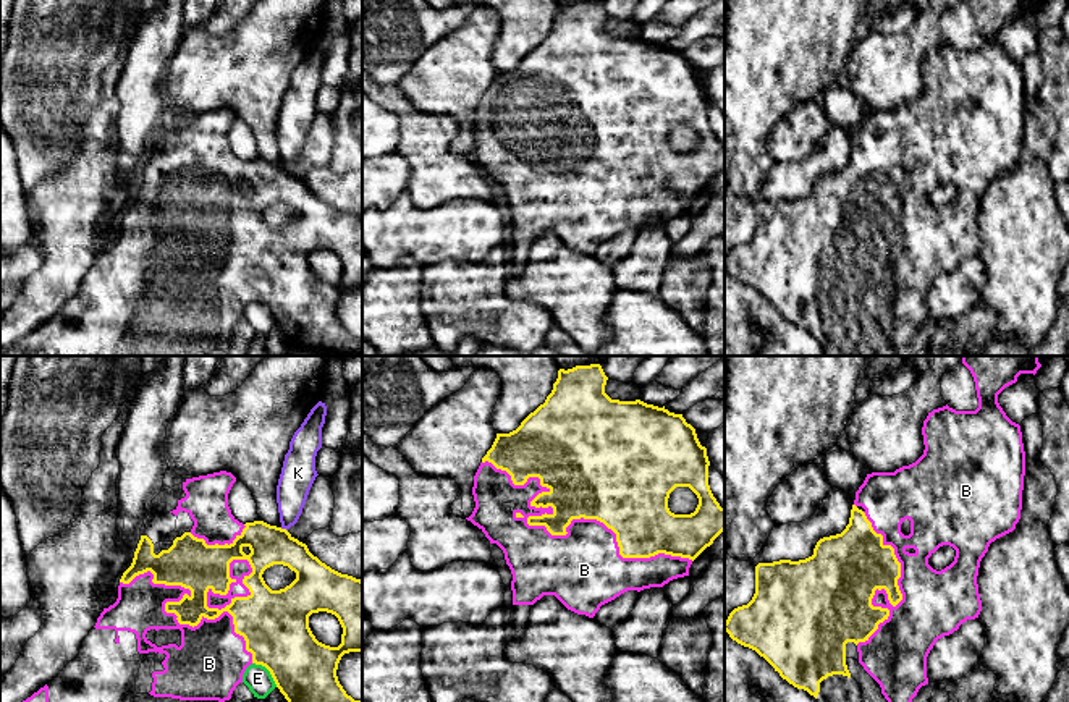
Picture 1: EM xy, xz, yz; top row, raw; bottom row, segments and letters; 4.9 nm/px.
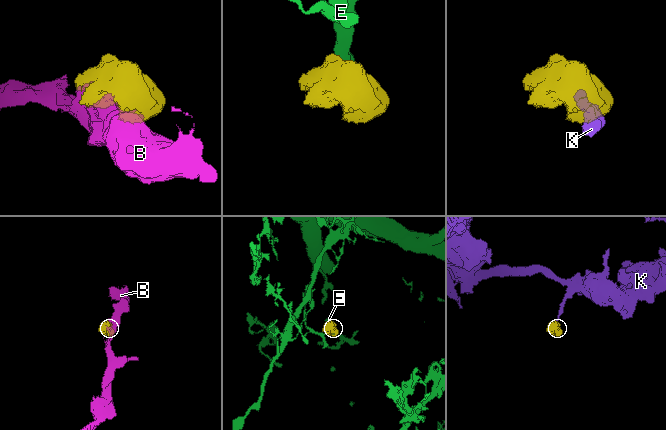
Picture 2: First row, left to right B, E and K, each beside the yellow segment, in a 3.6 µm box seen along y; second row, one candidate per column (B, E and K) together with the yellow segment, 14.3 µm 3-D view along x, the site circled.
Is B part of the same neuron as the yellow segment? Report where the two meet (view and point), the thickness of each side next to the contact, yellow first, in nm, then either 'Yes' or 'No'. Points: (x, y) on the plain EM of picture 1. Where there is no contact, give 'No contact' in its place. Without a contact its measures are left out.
Touches yellow at xy (170, 249). Thickness 220 nm (yellow) against 240 nm. Yes

